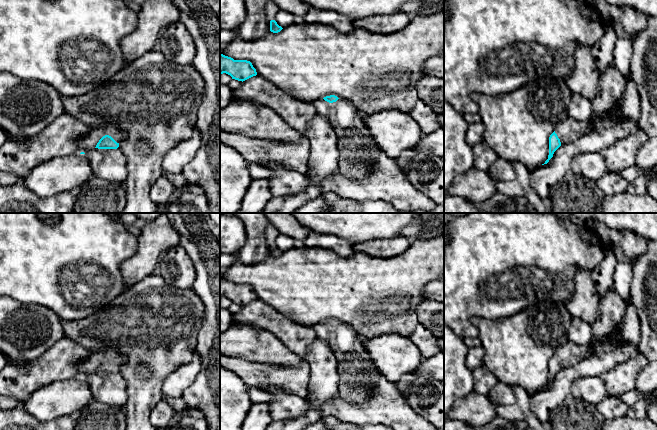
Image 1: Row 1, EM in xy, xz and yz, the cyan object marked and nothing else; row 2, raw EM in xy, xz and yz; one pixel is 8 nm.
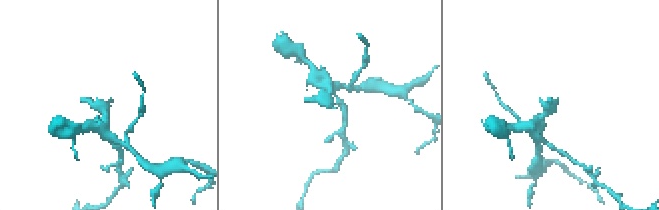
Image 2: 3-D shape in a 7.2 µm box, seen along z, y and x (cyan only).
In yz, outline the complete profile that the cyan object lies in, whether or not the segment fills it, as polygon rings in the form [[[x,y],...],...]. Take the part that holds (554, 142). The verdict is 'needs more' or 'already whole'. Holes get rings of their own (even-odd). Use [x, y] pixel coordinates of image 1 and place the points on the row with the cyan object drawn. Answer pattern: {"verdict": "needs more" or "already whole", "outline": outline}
{"verdict": "needs more", "outline": [[[594,116],[584,122],[568,117],[565,121],[557,124],[555,131],[549,137],[549,155],[544,164],[549,162],[554,152],[562,144],[571,143],[585,135],[590,130],[594,120]]]}

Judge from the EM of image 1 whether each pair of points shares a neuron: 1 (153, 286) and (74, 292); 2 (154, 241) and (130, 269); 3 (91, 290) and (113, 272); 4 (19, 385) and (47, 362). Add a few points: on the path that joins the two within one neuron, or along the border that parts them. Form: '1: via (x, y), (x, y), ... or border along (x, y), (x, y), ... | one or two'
1: border along (124, 290), (105, 304) | two
2: via (150, 248), (137, 262) | one
3: via (98, 290), (101, 290), (112, 279) | one
4: via (26, 380), (40, 369) | one

